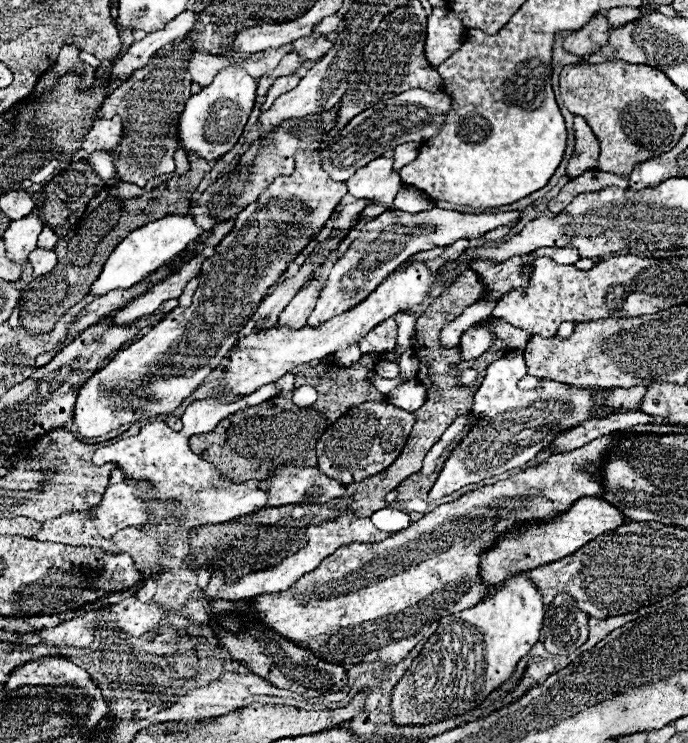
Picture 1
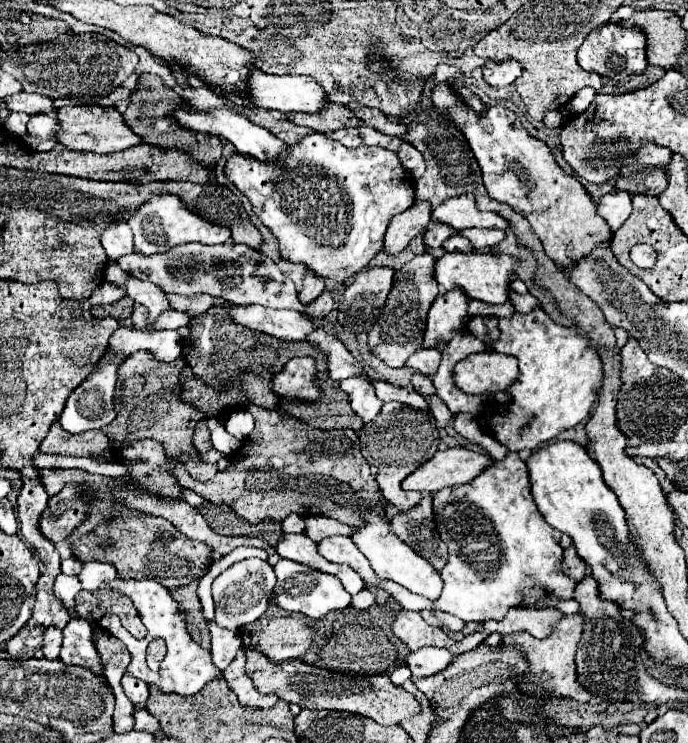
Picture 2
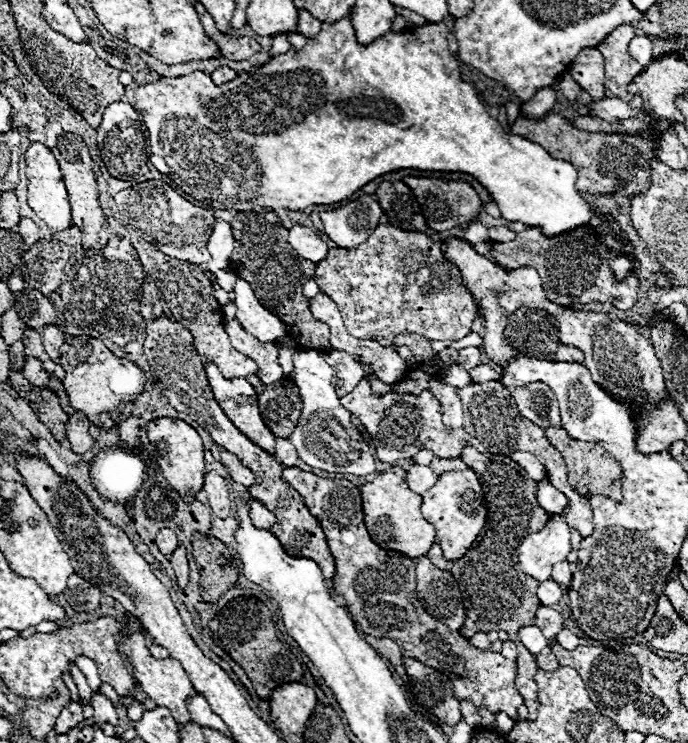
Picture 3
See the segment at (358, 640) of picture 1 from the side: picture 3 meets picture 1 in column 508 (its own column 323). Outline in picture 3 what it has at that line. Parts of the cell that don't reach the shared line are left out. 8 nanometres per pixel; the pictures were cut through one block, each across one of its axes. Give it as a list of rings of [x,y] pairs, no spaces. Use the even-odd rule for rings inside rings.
[[[296,466],[284,468],[282,476],[284,482],[298,490],[312,516],[322,524],[336,562],[336,574],[332,578],[334,592],[344,600],[348,612],[352,612],[358,632],[390,638],[398,644],[402,656],[412,656],[430,668],[450,674],[454,692],[460,700],[472,700],[476,706],[484,706],[492,714],[506,712],[516,720],[518,706],[524,704],[522,694],[514,684],[518,674],[516,660],[508,660],[500,652],[486,652],[470,646],[460,632],[448,630],[422,608],[416,600],[414,560],[396,550],[384,550],[374,544],[364,526],[358,486],[344,478],[320,478]]]

